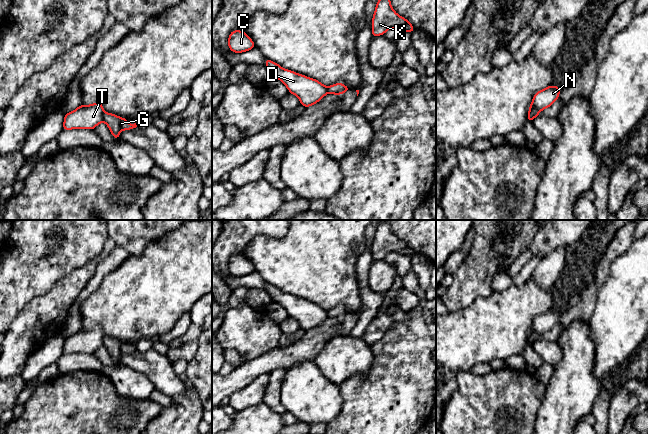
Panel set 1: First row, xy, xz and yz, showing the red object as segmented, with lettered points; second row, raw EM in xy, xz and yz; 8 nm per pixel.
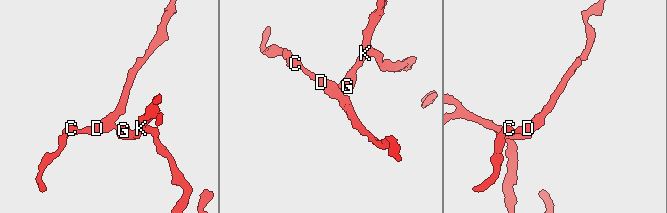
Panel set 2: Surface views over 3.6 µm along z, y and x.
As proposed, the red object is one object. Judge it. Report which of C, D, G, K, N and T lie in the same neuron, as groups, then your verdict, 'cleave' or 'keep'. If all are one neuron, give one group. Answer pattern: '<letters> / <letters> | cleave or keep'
C D N T / G K | cleave

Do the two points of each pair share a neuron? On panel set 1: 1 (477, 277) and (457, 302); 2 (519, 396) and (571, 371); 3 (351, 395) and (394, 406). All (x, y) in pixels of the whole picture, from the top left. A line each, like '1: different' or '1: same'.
1: same
2: different
3: same

